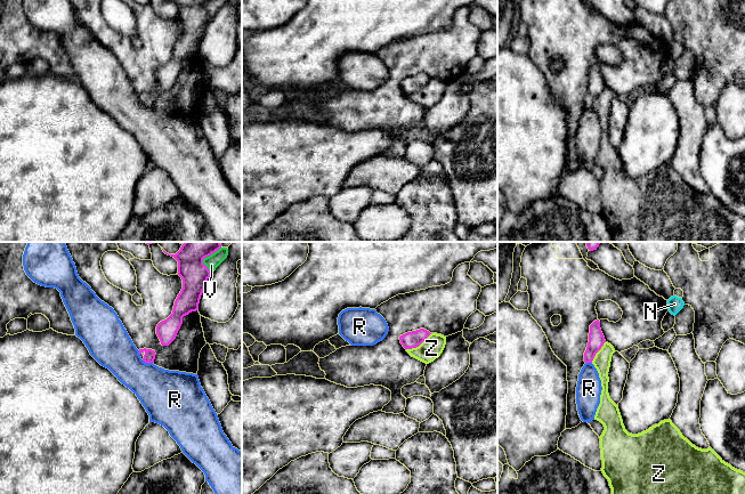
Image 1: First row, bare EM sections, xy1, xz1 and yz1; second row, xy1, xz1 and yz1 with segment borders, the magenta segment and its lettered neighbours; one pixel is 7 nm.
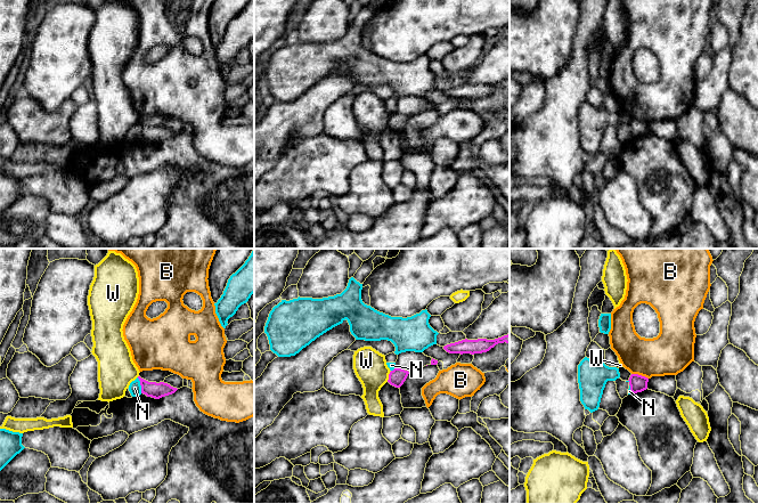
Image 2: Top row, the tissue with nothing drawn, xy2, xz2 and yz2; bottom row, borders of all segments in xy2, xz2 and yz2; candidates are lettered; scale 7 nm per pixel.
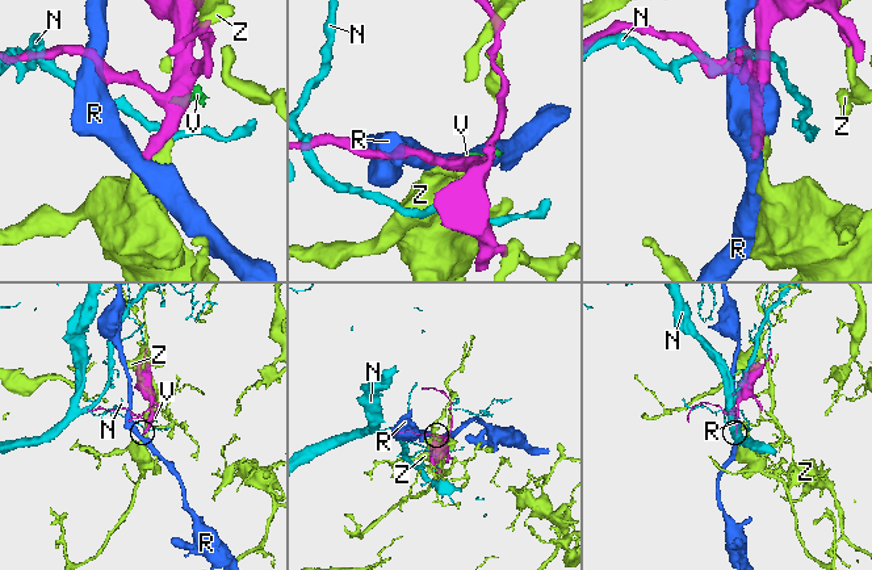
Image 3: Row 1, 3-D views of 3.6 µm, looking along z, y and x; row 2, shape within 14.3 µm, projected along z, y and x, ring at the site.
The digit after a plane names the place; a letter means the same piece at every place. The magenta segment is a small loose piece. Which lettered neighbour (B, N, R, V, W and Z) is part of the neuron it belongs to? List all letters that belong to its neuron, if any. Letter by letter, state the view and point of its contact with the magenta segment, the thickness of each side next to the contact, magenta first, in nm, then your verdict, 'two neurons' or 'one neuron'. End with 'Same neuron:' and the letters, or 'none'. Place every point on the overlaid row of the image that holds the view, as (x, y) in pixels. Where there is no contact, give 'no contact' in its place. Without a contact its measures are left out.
B: contact yz2 (640, 375); calibres 120 and 280 nm; two neurons
N: contact xy2 (140, 384); calibres 110 and 90 nm; two neurons
R: contact xy1 (147, 362); calibres 80 and 320 nm; two neurons
V: contact xy1 (204, 257); calibres 220 and 100 nm; two neurons
W: contact xz2 (389, 376); calibres 120 and 220 nm; two neurons
Z: contact xz1 (419, 345); calibres 120 and 150 nm; two neurons
Same neuron: none

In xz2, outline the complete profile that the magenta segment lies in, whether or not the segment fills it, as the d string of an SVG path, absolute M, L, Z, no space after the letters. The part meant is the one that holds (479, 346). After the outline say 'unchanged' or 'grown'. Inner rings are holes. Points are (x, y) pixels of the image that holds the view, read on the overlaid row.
M510 334L495 340L478 339L478 340L462 340L455 343L450 343L443 347L449 353L482 353L489 351L498 343L510 343Z; unchanged

